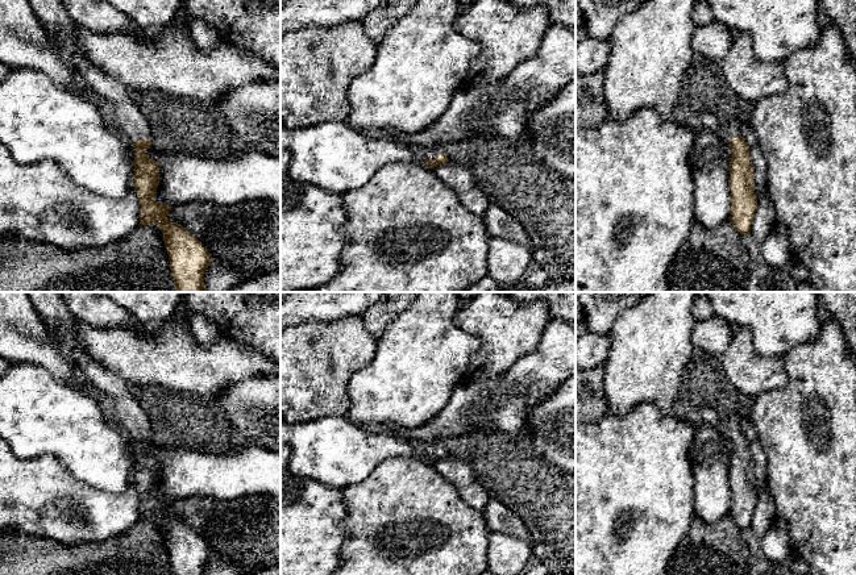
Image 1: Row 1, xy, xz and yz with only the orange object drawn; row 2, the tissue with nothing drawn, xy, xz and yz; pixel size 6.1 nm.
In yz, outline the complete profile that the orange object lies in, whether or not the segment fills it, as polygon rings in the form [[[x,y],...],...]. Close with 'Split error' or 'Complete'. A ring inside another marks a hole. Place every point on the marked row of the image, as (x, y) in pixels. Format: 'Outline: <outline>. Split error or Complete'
Outline: [[[736,120],[727,124],[727,141],[732,149],[728,186],[731,191],[730,221],[740,234],[751,233],[751,224],[757,209],[757,196],[753,189],[753,168],[749,146],[741,137],[741,125]]]. Split error

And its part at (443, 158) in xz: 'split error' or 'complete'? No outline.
split error

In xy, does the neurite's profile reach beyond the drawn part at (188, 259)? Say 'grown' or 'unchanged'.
grown

